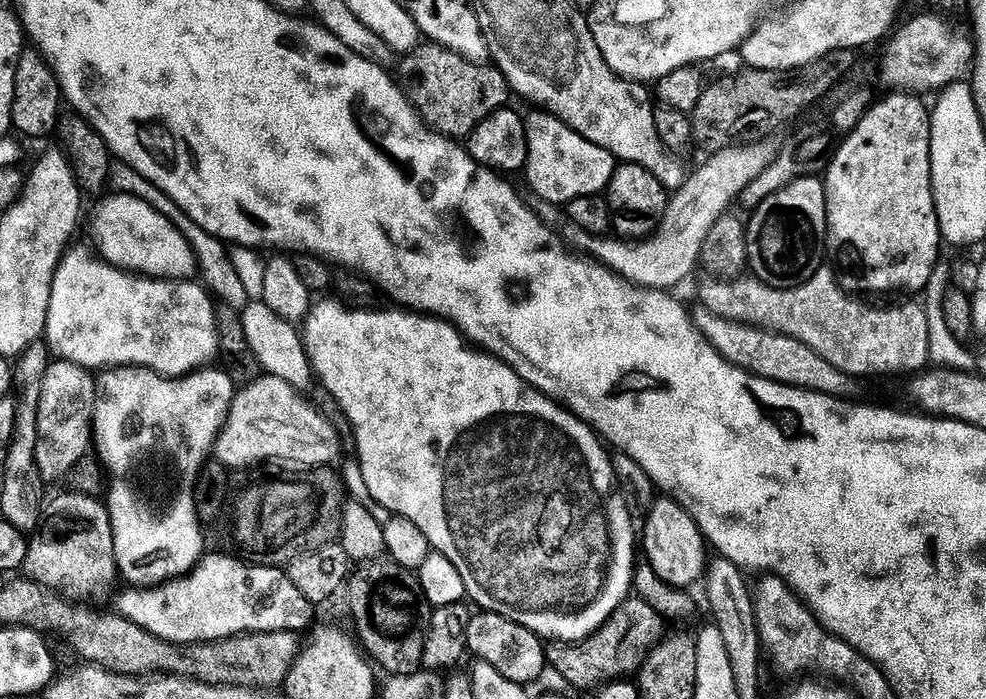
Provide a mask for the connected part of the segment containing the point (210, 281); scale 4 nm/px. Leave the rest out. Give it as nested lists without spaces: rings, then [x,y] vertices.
[[[119,161],[115,166],[117,168],[112,172],[113,191],[121,195],[136,196],[140,200],[146,201],[148,205],[154,206],[164,217],[170,218],[175,226],[177,226],[179,232],[183,234],[183,237],[190,242],[190,246],[195,252],[198,274],[201,281],[205,284],[205,287],[218,300],[220,298],[226,303],[230,309],[240,312],[240,314],[247,313],[251,308],[252,301],[246,289],[243,287],[242,282],[239,281],[238,272],[234,268],[231,253],[227,245],[217,239],[216,236],[210,235],[208,231],[202,230],[164,191],[158,190],[152,182],[138,174],[129,164],[124,161]]]

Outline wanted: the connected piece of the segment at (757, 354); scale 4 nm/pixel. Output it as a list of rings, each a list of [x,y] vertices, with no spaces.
[[[703,306],[694,312],[694,323],[700,330],[700,335],[714,346],[718,355],[726,357],[738,368],[760,376],[763,380],[772,380],[776,384],[786,384],[793,390],[806,392],[821,392],[824,396],[843,397],[850,384],[849,377],[840,372],[822,354],[810,350],[802,342],[781,332],[774,332],[767,328],[751,324],[739,324],[737,320],[727,320],[716,316],[711,310]]]

